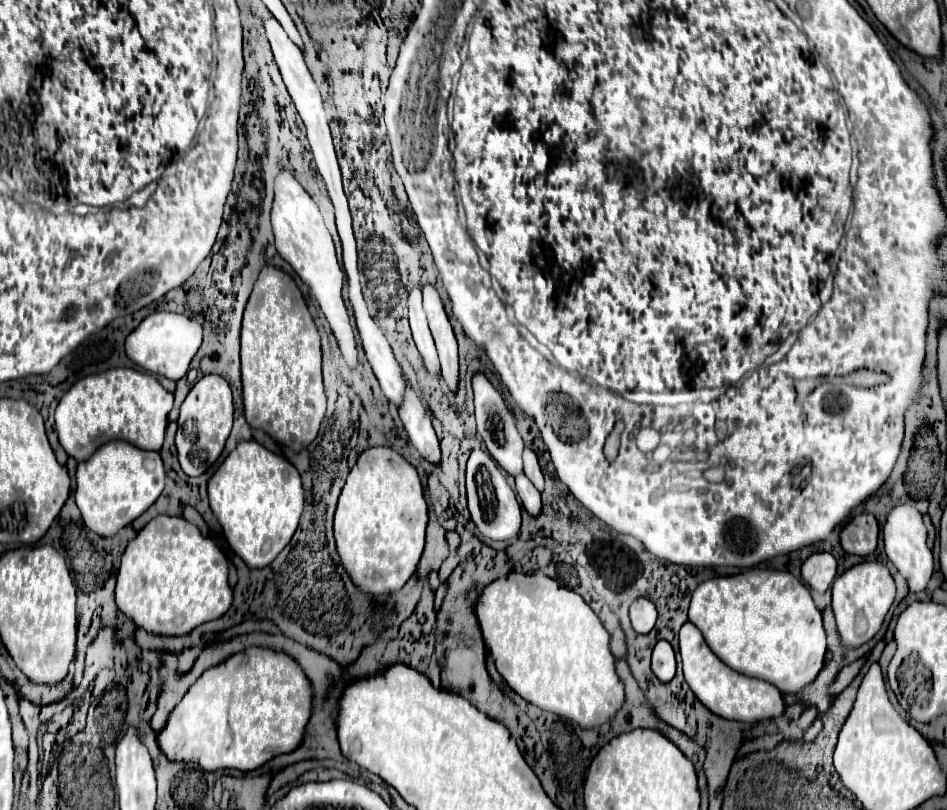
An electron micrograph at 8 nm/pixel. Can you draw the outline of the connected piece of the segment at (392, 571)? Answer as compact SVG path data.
M367 448L347 476L333 534L349 578L371 596L397 592L415 574L427 526L427 502L415 468L391 448Z

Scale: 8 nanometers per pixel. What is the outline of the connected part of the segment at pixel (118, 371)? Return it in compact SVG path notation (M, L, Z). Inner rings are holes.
M111 368L81 378L65 392L55 410L55 430L65 452L77 462L89 460L97 448L115 438L131 442L141 450L161 450L171 408L173 394L155 376L133 368Z

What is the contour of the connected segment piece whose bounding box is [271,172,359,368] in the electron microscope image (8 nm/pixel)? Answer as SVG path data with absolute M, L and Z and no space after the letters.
M279 172L275 180L275 200L273 200L273 210L271 210L271 224L273 224L275 246L277 246L279 256L291 264L297 276L309 286L311 294L317 298L321 312L325 314L325 320L329 322L331 332L339 344L343 360L351 368L359 366L355 330L351 326L351 316L343 300L345 270L337 260L331 234L323 222L323 216L317 204L311 200L311 196L303 190L303 186L295 180L291 172Z

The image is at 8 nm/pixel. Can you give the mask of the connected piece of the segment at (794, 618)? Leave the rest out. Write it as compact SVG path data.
M749 570L735 576L705 580L697 586L689 606L689 620L701 630L709 648L735 672L771 682L783 694L797 694L807 688L823 668L825 630L821 612L815 608L809 590L789 572Z

